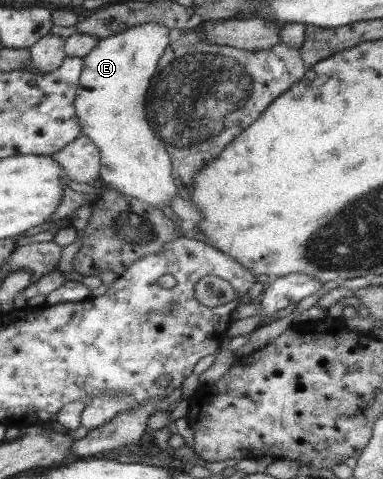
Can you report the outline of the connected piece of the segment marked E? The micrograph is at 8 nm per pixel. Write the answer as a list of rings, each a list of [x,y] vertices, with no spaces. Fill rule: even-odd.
[[[143,22],[112,37],[100,39],[95,49],[83,58],[83,69],[74,101],[82,127],[81,135],[89,137],[100,149],[100,179],[103,183],[124,195],[135,197],[157,208],[170,205],[171,199],[178,195],[178,189],[172,176],[169,152],[151,129],[147,121],[145,104],[160,57],[167,52],[170,43],[171,28],[157,22]]]

